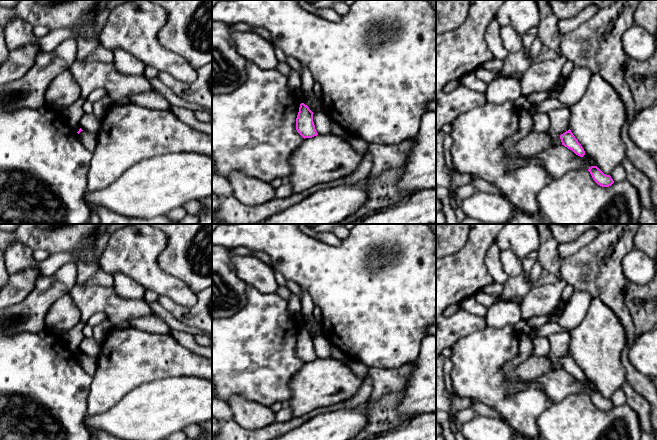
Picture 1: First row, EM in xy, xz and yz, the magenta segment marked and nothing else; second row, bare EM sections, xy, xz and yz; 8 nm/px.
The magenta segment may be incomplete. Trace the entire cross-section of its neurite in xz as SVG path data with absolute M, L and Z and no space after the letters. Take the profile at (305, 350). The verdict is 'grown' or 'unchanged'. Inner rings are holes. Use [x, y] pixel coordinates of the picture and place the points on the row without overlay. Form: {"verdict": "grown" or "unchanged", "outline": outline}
{"verdict": "unchanged", "outline": "M300 328L296 342L296 354L304 363L318 359L313 346L313 338L307 329Z"}

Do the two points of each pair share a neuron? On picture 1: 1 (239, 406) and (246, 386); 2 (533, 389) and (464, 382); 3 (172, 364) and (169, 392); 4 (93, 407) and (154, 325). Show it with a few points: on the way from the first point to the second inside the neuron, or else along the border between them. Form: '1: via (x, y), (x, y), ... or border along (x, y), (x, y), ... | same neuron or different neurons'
1: border along (227, 401), (233, 396), (243, 396), (265, 405) | different neurons
2: via (516, 389), (492, 389), (486, 383), (481, 382) | same neuron
3: border along (195, 376), (170, 376), (148, 382) | different neurons
4: border along (130, 324), (146, 331), (170, 333) | different neurons

